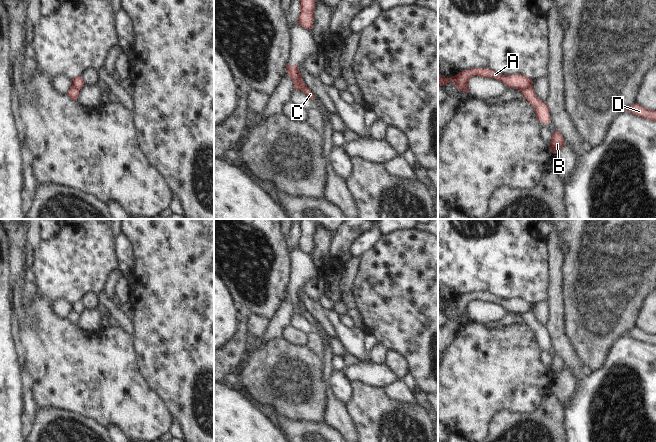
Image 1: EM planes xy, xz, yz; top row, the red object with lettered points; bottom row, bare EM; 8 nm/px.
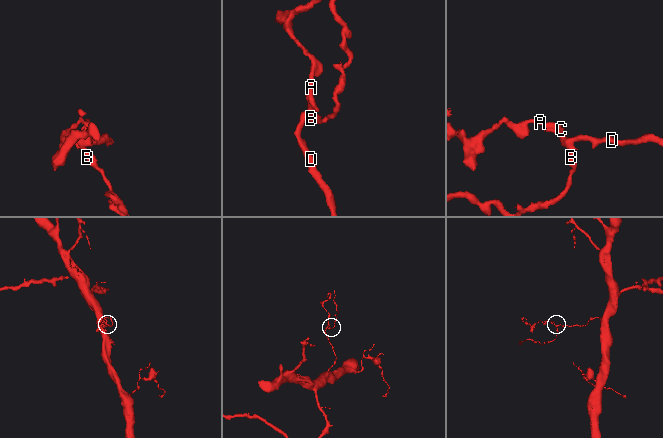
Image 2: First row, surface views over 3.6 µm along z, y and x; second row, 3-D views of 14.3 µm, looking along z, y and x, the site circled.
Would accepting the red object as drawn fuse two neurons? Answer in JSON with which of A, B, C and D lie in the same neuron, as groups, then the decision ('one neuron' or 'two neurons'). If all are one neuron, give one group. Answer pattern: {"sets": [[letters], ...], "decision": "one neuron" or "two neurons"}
{"sets": [["A", "C"], ["B", "D"]], "decision": "two neurons"}

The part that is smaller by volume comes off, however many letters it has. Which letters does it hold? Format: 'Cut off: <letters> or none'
Cut off: A, C

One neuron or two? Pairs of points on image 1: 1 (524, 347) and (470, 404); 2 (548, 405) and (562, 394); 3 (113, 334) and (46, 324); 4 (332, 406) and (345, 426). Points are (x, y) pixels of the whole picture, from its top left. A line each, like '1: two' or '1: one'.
1: one
2: two
3: one
4: one

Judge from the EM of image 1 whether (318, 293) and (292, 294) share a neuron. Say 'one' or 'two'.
two

